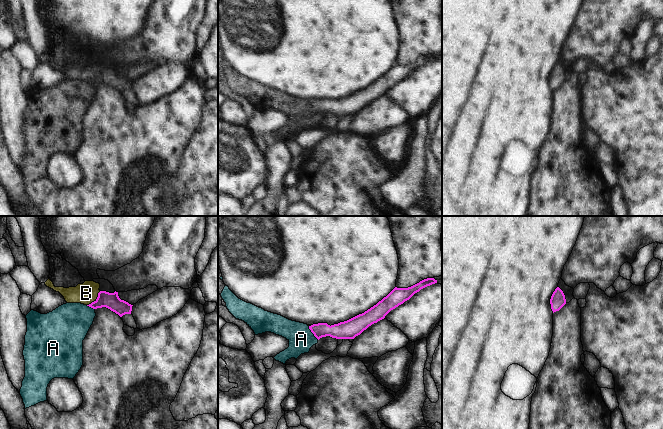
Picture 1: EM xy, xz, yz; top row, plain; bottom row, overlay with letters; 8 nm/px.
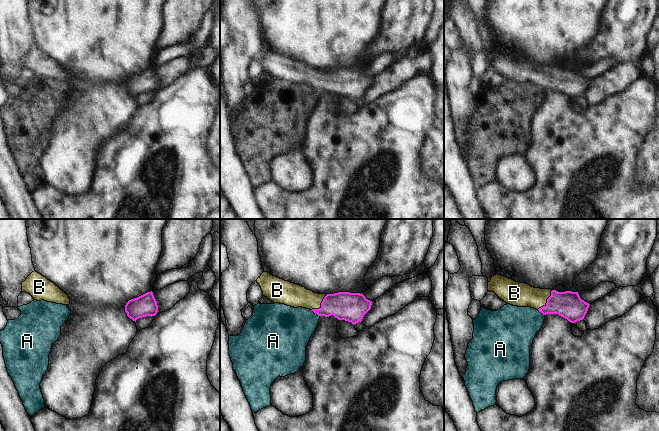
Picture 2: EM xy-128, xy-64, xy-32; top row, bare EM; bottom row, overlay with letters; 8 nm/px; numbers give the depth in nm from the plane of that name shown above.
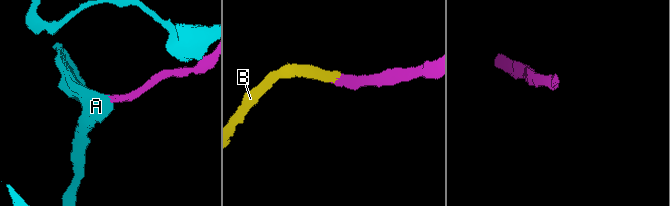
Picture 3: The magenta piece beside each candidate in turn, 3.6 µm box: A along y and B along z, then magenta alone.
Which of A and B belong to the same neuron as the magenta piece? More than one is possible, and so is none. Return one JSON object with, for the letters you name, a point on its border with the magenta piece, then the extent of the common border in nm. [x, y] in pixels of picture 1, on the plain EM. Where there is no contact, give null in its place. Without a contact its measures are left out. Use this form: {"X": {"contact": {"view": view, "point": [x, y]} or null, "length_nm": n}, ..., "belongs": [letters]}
{"B": {"contact": {"view": "xy", "point": [96, 75]}, "length_nm": 160}, "belongs": ["B"]}

